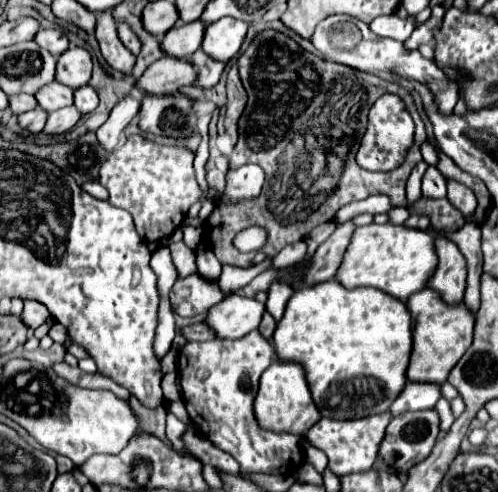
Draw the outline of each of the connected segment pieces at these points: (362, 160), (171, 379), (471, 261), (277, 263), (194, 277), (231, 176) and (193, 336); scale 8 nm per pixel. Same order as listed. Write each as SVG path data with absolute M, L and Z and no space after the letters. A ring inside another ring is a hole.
M384 93L370 109L368 115L368 129L362 137L356 161L360 167L368 171L392 171L400 163L404 163L406 154L414 139L414 121L406 109L406 105L400 101L398 95Z
M168 373L162 379L162 389L164 389L164 397L168 401L180 401L180 387L178 387L178 377L176 373Z
M466 223L460 231L448 233L462 251L462 255L468 261L468 287L464 295L464 303L470 311L480 309L480 277L482 277L482 255L480 255L480 225L478 223Z
M304 241L296 243L296 245L288 245L288 247L284 247L284 249L274 257L272 267L278 269L278 267L294 265L294 263L298 263L298 259L304 259L304 255L306 255L306 243L304 243Z
M198 271L178 279L170 291L172 309L182 317L206 313L212 305L220 303L222 299L226 299L226 293L220 291L220 285L210 283Z
M242 165L238 169L228 169L226 173L226 199L238 203L242 199L256 199L264 185L264 171L256 165Z
M204 323L186 325L186 327L180 327L178 331L186 337L186 341L208 341L208 339L214 339L214 333Z

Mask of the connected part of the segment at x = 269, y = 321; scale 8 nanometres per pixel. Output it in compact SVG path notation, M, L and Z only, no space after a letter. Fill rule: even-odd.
M266 311L264 313L264 317L262 317L262 323L260 323L260 327L258 327L258 331L264 335L264 337L272 337L272 333L274 333L274 327L276 327L276 321L274 321L274 317Z

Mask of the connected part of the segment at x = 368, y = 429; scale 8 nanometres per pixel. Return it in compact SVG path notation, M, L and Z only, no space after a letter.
M370 415L368 419L352 419L352 421L336 421L336 419L320 419L308 433L306 439L312 447L318 447L328 457L328 469L334 475L348 475L356 471L368 471L378 457L380 439L384 439L384 429L390 423L392 415Z

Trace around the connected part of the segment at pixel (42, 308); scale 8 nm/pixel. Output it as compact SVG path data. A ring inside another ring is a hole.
M26 299L24 301L24 311L20 317L24 317L24 321L28 323L30 329L36 329L38 325L42 325L46 319L48 319L50 311L44 303L36 301L36 299Z

